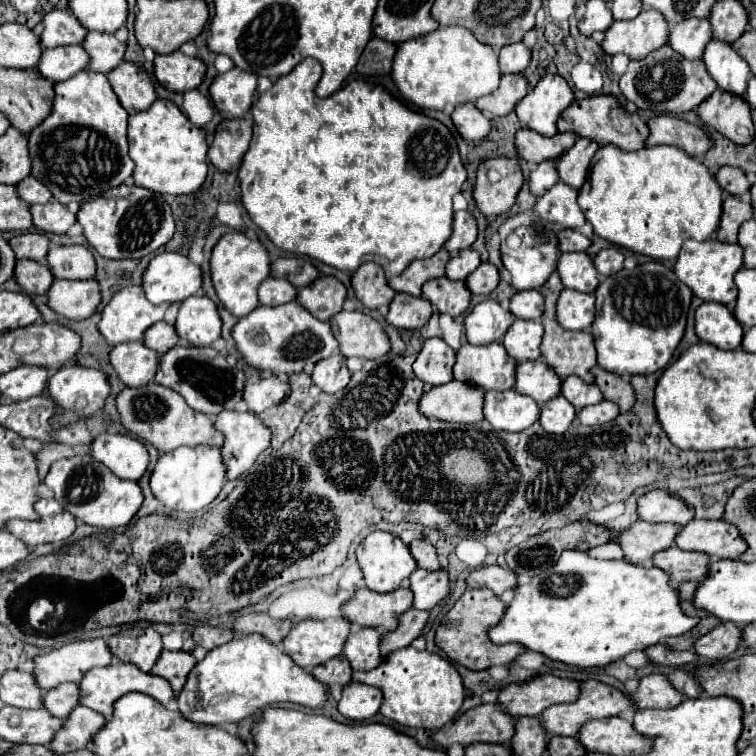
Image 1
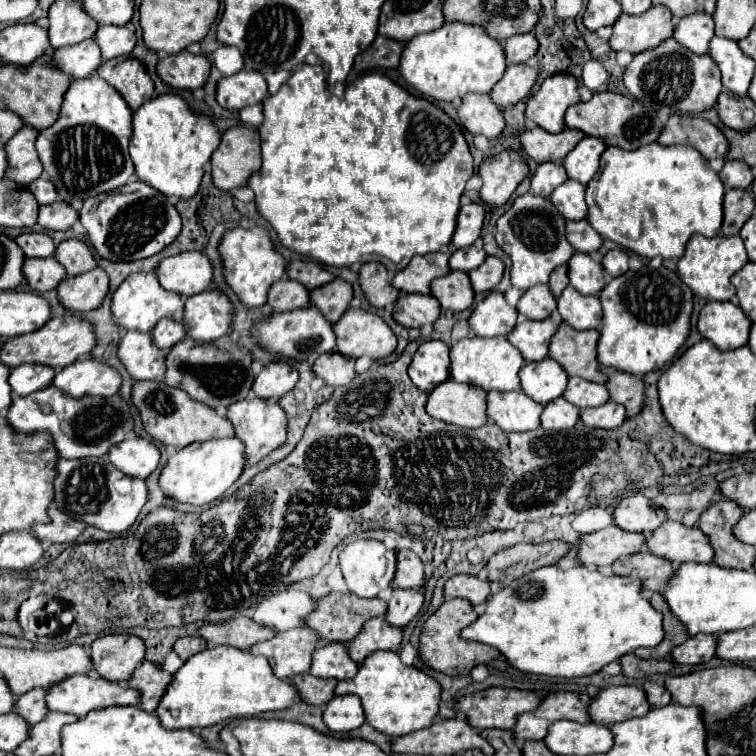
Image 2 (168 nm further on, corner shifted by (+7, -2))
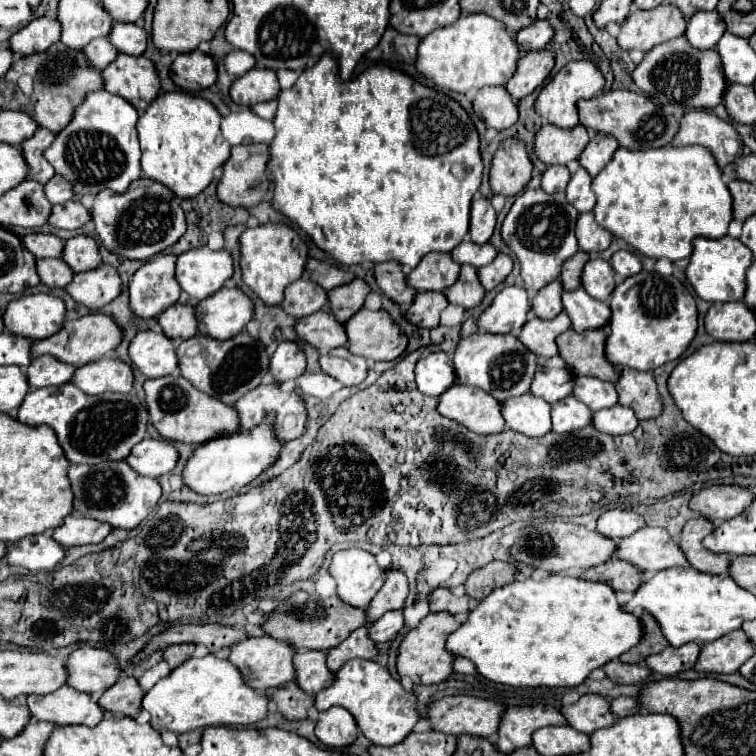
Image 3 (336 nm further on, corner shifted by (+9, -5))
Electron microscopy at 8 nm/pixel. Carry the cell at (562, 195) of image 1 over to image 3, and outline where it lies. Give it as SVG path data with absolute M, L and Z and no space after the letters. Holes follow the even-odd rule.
M578 169L570 183L568 183L568 189L566 189L566 197L568 201L580 211L580 213L586 213L586 211L592 211L594 205L596 205L596 195L592 191L592 177L588 175L586 169Z

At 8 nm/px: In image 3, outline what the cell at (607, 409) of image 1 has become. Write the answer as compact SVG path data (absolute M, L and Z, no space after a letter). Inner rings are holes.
M614 405L610 409L596 411L592 425L608 435L626 435L638 427L638 417L630 407Z

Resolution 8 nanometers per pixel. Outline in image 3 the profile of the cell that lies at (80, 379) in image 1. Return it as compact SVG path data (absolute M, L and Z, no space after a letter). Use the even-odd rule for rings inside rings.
M102 357L94 363L78 367L72 383L88 395L100 395L106 391L130 393L134 385L134 373L128 363L112 357Z

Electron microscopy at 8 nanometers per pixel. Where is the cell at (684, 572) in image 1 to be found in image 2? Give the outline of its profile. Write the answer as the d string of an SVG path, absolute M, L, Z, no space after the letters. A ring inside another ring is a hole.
M642 550L614 564L614 574L618 576L636 576L642 580L642 586L648 590L664 590L664 584L672 580L674 566L670 560L658 558L656 554Z

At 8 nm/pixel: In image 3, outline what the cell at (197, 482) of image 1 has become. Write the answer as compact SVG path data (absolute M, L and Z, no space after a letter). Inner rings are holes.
M268 413L264 421L250 431L236 431L234 435L216 437L204 445L196 445L186 469L182 473L182 481L200 495L216 495L226 493L236 487L250 485L258 475L262 475L274 461L280 457L284 441L274 431L274 413Z

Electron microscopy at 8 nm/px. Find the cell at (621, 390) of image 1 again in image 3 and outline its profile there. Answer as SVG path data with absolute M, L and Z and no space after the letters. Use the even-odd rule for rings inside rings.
M616 367L620 379L616 391L620 405L632 407L638 419L654 419L662 413L662 397L658 393L654 371L634 371L630 367Z

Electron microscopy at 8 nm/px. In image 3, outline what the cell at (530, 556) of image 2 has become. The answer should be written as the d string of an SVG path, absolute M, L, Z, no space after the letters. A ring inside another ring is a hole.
M492 561L486 567L476 569L476 571L472 571L472 575L468 575L468 579L464 581L466 595L476 599L476 601L480 601L488 593L492 593L494 589L512 583L514 581L514 573L516 573L516 567L512 563Z

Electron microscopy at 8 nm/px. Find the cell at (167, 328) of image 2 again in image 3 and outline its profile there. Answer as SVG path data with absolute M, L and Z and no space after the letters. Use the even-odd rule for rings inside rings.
M176 303L168 307L158 317L158 323L162 331L174 341L190 339L198 333L198 319L196 319L196 309L192 303Z

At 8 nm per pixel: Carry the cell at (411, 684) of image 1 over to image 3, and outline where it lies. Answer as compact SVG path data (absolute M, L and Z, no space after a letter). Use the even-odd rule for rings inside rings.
M364 659L346 661L346 665L342 665L338 673L334 673L334 683L314 695L314 707L318 711L326 711L330 707L344 707L356 719L358 729L374 745L400 743L420 719L416 713L414 693L406 693L400 681L390 677L386 667Z

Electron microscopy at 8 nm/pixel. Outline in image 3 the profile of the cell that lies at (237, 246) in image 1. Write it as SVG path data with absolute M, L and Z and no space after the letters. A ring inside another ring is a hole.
M266 223L258 225L256 229L246 229L240 237L240 267L244 283L266 303L266 305L280 305L284 299L284 289L302 277L306 261L308 261L308 247L302 237L288 225L282 223Z

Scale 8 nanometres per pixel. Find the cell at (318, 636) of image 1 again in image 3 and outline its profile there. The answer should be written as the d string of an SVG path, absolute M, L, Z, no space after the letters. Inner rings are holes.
M262 635L262 637L250 637L250 639L236 643L230 649L228 661L234 663L234 667L238 667L238 671L242 671L242 677L246 679L248 687L252 687L256 691L266 691L266 689L280 687L284 683L294 681L292 657L294 657L294 649L286 641L278 641L268 635Z

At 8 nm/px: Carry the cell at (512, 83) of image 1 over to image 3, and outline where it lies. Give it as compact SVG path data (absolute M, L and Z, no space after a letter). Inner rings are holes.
M552 49L526 51L518 61L518 69L516 69L514 77L506 85L508 93L516 101L530 95L550 75L550 71L554 67L554 59L556 59L556 55Z

